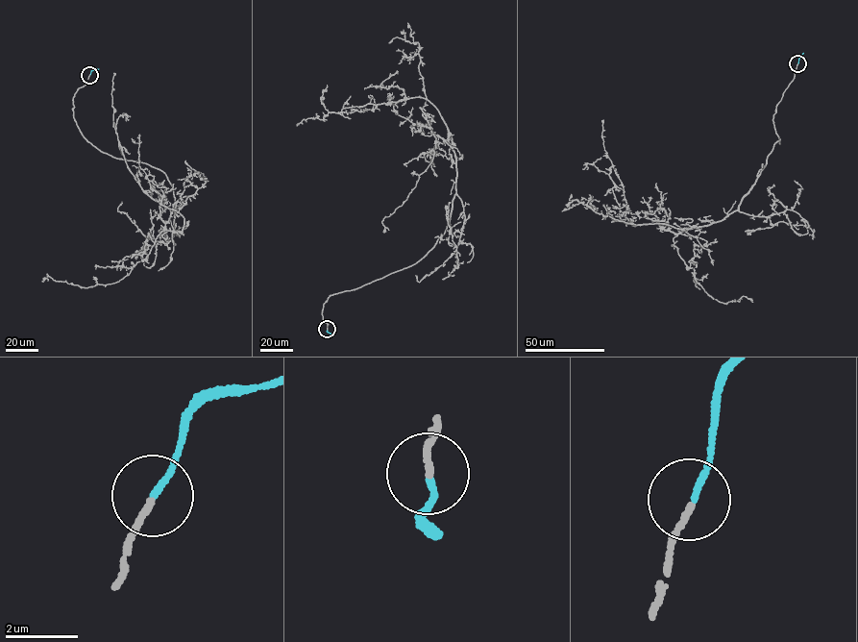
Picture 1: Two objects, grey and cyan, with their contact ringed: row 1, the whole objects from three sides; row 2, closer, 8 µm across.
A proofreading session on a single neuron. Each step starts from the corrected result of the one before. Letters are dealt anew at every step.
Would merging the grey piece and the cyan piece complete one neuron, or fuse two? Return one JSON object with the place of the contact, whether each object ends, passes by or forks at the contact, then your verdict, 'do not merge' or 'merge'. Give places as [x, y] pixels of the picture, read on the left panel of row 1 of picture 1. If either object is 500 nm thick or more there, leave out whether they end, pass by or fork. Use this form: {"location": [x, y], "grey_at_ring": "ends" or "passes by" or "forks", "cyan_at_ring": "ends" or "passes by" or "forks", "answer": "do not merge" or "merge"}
{"location": [89, 75], "grey_at_ring": "ends", "cyan_at_ring": "ends", "answer": "merge"}

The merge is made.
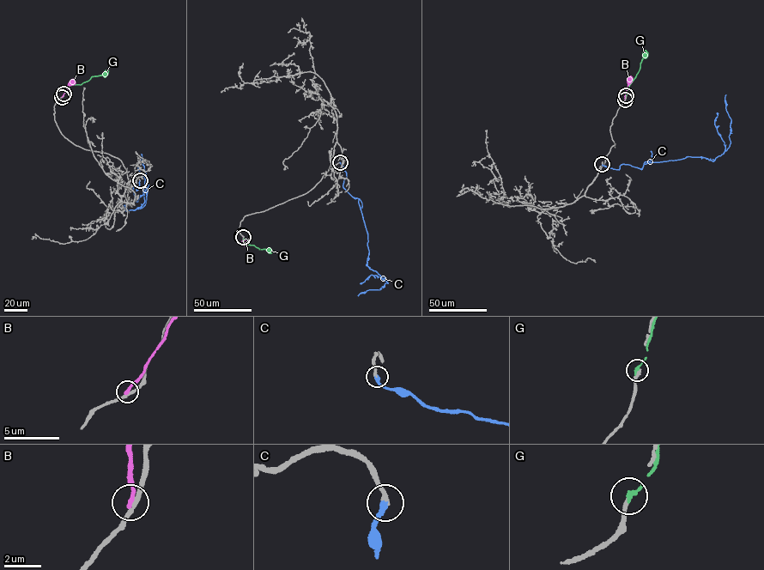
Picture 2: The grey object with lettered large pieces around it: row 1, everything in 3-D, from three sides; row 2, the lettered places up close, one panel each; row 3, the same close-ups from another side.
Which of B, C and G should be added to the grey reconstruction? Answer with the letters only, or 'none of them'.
C

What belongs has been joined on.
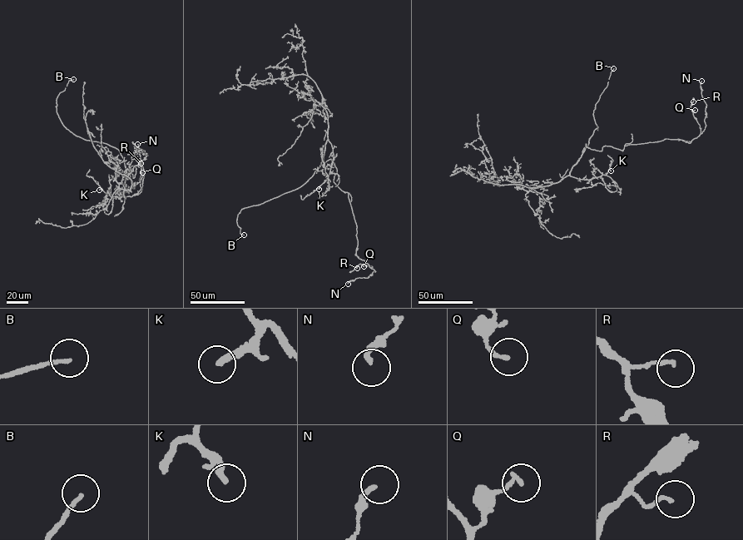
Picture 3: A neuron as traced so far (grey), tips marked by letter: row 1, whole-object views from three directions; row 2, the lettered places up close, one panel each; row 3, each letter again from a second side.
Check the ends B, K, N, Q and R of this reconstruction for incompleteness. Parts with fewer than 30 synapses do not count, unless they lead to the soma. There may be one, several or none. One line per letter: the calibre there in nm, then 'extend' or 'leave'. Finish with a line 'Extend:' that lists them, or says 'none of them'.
B: 120 nm | extend
K: 240 nm | extend
N: 190 nm | leave
Q: 150 nm | leave
R: 120 nm | leave
Extend: B, K

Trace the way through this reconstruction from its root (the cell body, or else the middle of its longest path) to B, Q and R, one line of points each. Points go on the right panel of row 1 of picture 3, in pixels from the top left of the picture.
B: (582, 151), (597, 126), (597, 130), (593, 110), (613, 68)
Q: (582, 151), (586, 144), (601, 151), (666, 138), (690, 143), (700, 131), (695, 110)
R: (582, 151), (586, 144), (601, 151), (666, 138), (690, 143), (700, 131), (693, 101)

